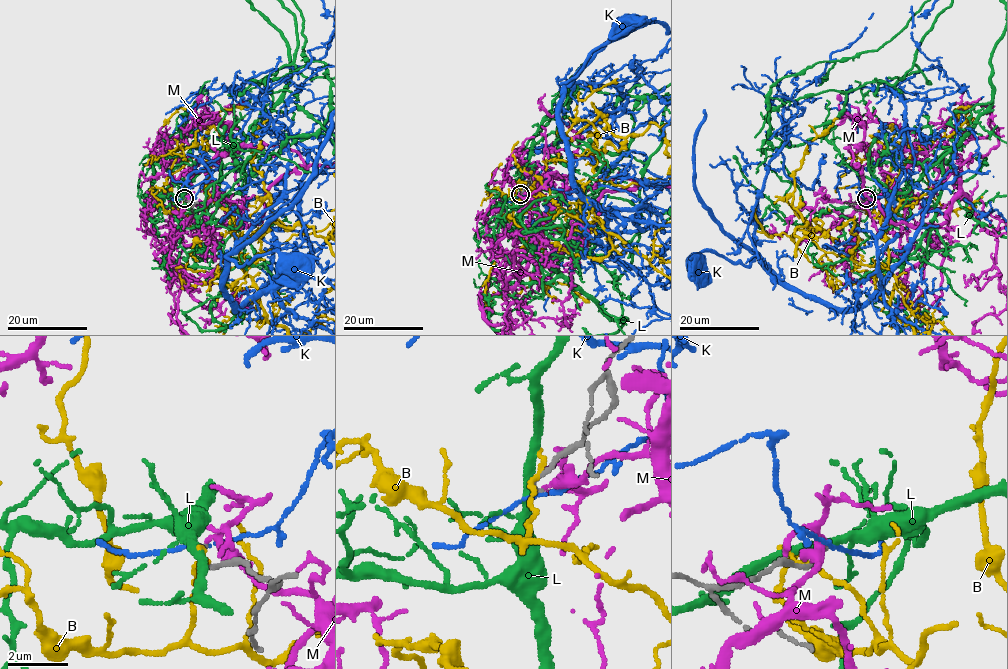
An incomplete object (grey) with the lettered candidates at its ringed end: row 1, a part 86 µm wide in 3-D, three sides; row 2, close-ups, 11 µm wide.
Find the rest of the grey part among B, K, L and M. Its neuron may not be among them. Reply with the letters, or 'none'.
none

